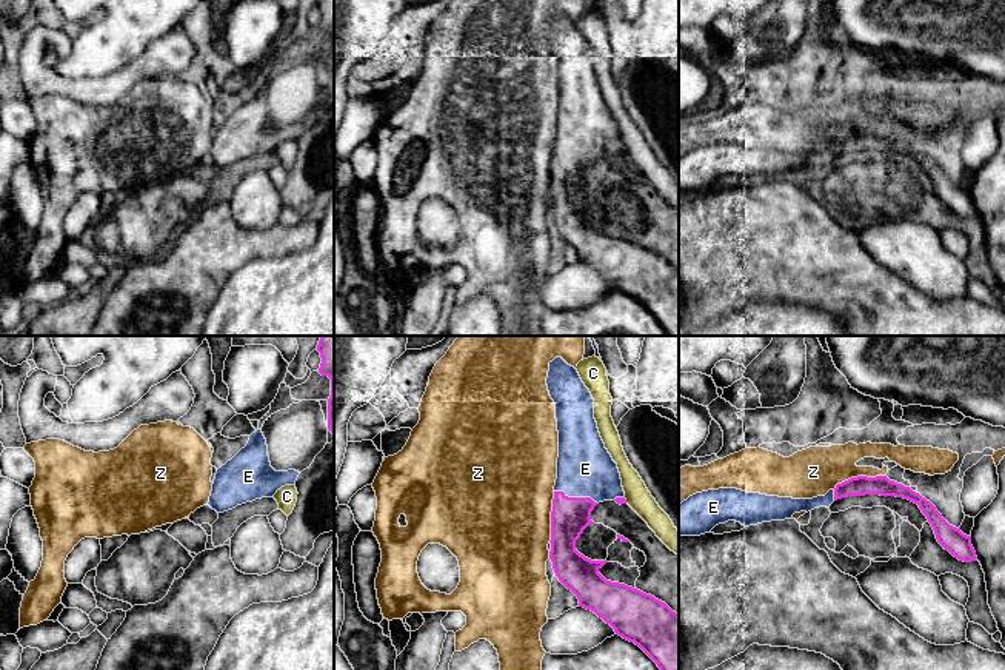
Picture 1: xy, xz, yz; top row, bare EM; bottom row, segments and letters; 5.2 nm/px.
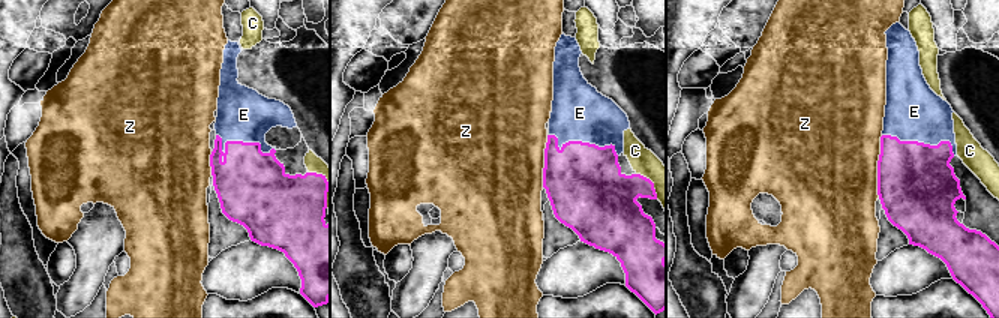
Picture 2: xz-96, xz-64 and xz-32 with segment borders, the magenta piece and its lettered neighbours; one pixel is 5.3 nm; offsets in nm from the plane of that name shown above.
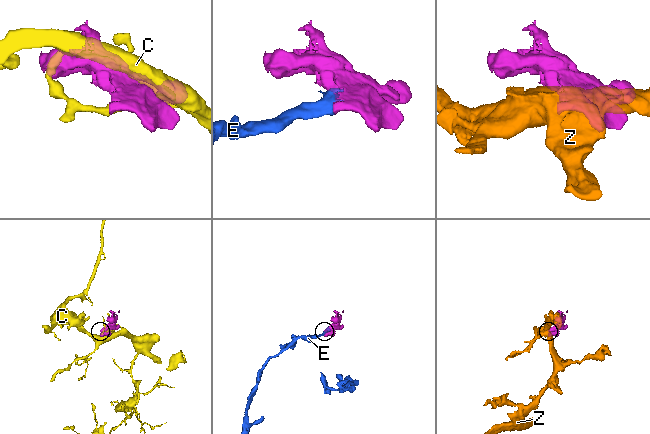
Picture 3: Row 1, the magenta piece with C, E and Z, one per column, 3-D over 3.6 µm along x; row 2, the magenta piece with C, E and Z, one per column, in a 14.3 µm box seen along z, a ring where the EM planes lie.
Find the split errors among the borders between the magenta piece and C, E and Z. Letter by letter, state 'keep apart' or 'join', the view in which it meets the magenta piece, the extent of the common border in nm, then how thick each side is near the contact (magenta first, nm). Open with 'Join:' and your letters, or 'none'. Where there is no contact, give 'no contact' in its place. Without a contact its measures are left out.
Join: E
C: keep apart; meets magenta in xz; contact 40 nm long; 40 nm thick on the magenta side, 130 nm on the other
E: join; meets magenta in xz; contact 240 nm long; 200 nm thick on the magenta side, 300 nm on the other
Z: keep apart; meets magenta in yz; contact 280 nm long; 110 nm thick on the magenta side, 260 nm on the other

